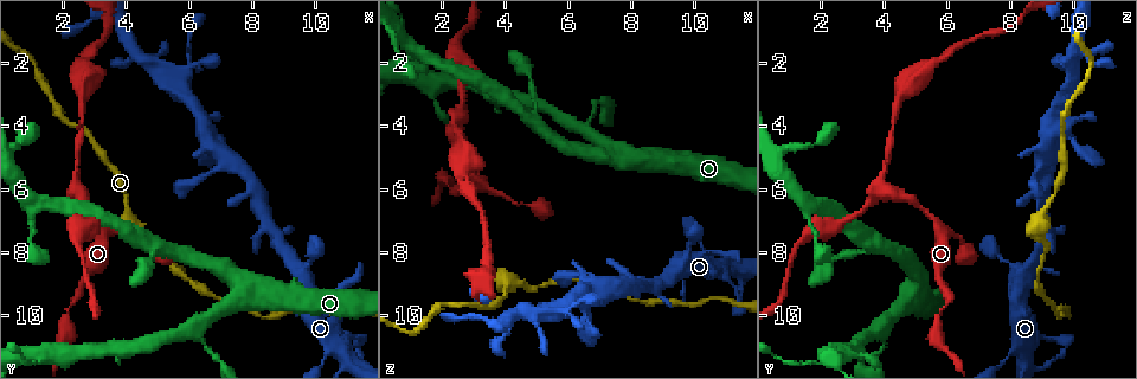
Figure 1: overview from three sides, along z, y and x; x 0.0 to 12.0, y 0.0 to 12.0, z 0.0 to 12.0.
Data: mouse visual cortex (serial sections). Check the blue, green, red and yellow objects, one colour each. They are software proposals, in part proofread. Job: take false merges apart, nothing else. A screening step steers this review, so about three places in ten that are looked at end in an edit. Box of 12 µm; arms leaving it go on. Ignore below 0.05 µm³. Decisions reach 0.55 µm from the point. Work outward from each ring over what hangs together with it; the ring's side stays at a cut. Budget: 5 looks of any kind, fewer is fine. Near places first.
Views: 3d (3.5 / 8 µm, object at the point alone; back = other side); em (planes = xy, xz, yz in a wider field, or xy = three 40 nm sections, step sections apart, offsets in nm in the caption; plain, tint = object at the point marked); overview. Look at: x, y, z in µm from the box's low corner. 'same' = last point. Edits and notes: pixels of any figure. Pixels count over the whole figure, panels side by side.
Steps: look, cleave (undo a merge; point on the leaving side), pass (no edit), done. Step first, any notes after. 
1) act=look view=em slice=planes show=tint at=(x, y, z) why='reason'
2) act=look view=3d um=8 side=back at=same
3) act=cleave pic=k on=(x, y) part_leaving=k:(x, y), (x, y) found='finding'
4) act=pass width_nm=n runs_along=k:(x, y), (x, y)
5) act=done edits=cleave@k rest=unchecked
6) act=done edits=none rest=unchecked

act=look view=3d um=8 at=(8.0, 9.1, 5.0)

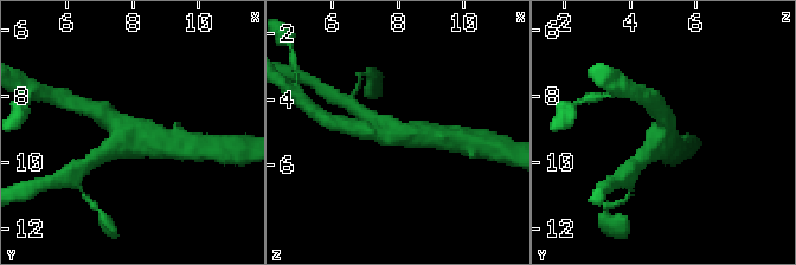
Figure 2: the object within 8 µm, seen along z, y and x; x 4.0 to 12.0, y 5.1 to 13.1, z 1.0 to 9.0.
act=look view=3d um=3.5 at=(8.0, 9.1, 5.0) why='closer look'

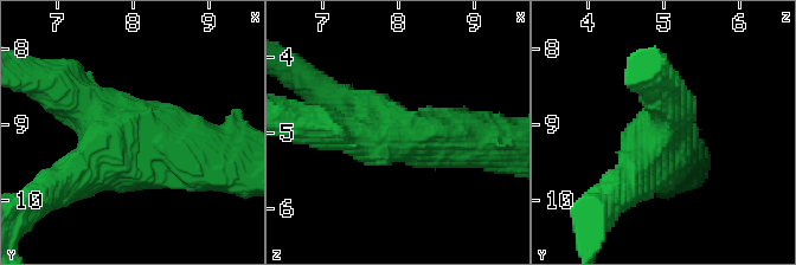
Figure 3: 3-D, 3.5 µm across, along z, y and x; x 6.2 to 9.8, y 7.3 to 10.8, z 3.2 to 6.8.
act=look view=em slice=xy step=5 show=tint at=(7.90, 9.10, 5.10)

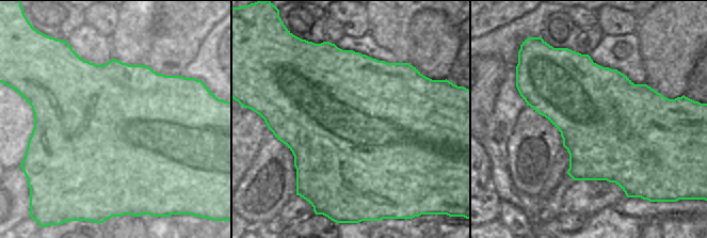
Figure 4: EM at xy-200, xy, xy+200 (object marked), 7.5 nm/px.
act=pass runs_along=3:(204, 154), (135, 135), (63, 88) found='one cell here'

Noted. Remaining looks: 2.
act=look view=3d um=3.5 at=(2.4, 6.0, 4.0) why='sudden change in width'

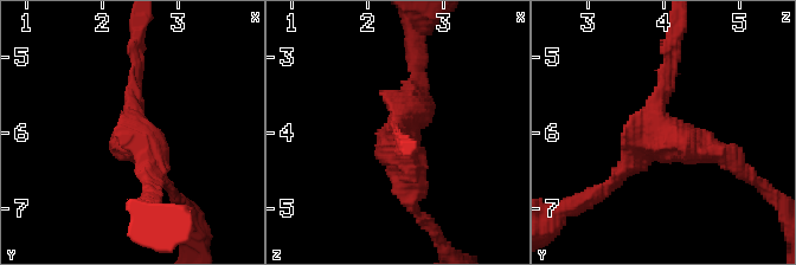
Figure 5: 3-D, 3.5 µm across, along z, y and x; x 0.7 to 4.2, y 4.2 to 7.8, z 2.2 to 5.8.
act=look view=em slice=xy step=3 show=tint at=(2.45, 6.00, 4.00)

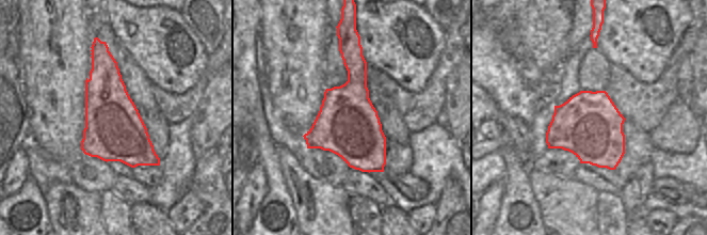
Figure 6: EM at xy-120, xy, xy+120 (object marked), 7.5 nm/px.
act=pass runs_along=5:(734, 160), (655, 123), (667, 62) found='continuous, no second cell'

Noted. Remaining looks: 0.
act=done edits=none rest=unchecked

